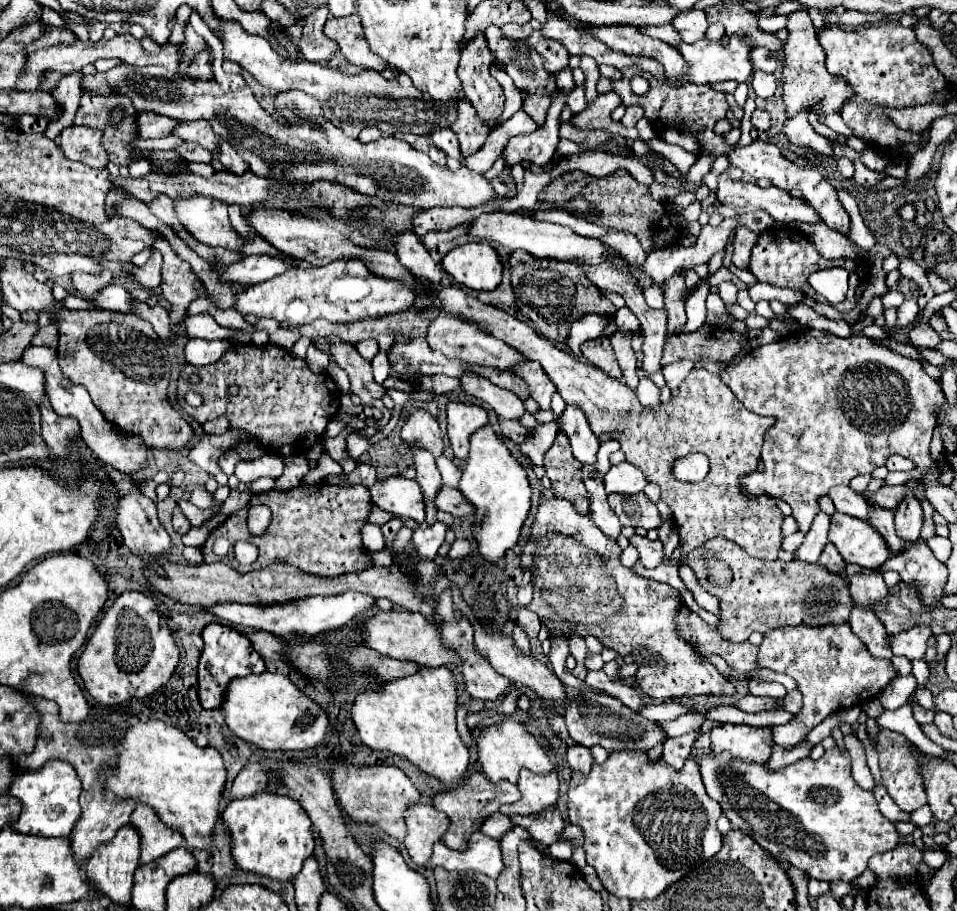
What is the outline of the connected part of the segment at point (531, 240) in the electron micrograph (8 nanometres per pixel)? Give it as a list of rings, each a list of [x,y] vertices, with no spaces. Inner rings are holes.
[[[482,214],[470,224],[470,236],[490,242],[494,246],[502,246],[506,250],[526,250],[536,258],[556,258],[556,260],[586,260],[588,264],[598,264],[604,260],[604,246],[594,238],[584,238],[576,232],[572,232],[566,226],[550,224],[550,222],[536,222],[532,218],[524,218],[520,214]]]

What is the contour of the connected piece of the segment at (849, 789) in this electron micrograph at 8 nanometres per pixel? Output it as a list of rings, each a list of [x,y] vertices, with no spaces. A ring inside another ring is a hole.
[[[838,746],[826,750],[818,760],[804,758],[778,772],[770,772],[764,766],[756,764],[744,764],[730,758],[726,752],[720,756],[710,754],[698,758],[696,762],[700,764],[708,794],[722,806],[722,812],[732,822],[732,826],[754,838],[772,856],[780,856],[784,862],[790,862],[792,866],[806,872],[810,878],[826,882],[852,882],[868,868],[868,860],[874,854],[888,852],[900,842],[896,826],[880,814],[872,792],[862,790],[854,782],[850,772],[850,756],[848,752],[840,752]]]

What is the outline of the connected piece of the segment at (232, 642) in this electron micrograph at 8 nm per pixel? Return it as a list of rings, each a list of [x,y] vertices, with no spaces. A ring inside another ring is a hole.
[[[208,624],[202,630],[202,640],[204,640],[204,648],[202,648],[200,664],[198,664],[198,698],[200,698],[202,708],[208,708],[208,710],[220,708],[222,694],[224,694],[224,690],[232,678],[248,676],[248,674],[260,674],[266,670],[264,660],[252,648],[250,640],[242,632],[238,632],[230,626]]]

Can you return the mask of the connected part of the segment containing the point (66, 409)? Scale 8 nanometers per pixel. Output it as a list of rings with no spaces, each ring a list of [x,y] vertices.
[[[30,346],[30,348],[24,350],[22,362],[26,362],[28,366],[38,366],[38,368],[44,370],[44,374],[46,374],[46,390],[48,390],[48,398],[50,398],[50,404],[52,404],[54,412],[60,414],[60,416],[72,416],[72,418],[76,418],[80,422],[82,440],[86,442],[86,446],[96,456],[100,456],[106,464],[110,464],[114,470],[120,470],[124,474],[134,474],[134,472],[146,468],[148,450],[150,448],[144,444],[144,440],[140,440],[140,436],[136,436],[136,434],[122,432],[112,422],[108,422],[104,418],[104,414],[92,404],[92,400],[88,396],[88,390],[84,386],[68,384],[70,380],[62,376],[56,352],[52,348],[48,348],[48,346]]]

